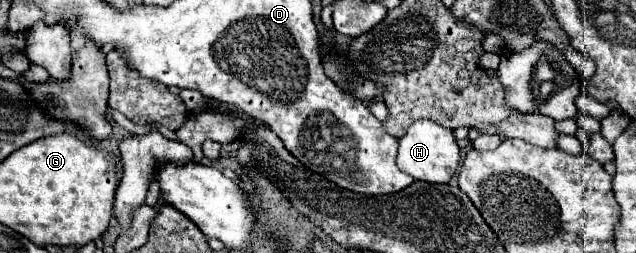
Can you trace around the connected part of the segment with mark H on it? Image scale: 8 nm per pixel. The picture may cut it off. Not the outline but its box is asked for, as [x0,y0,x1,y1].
[397,120,459,184]

